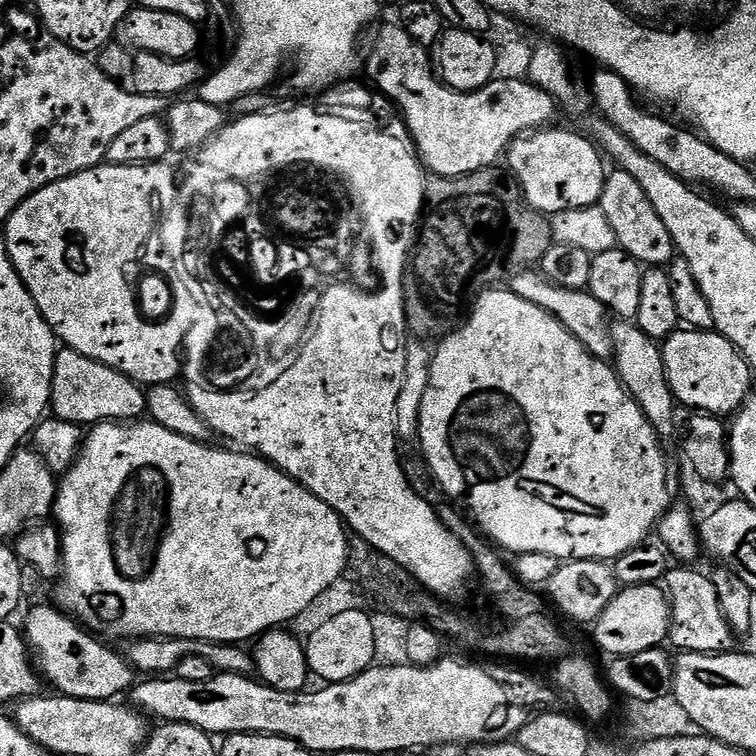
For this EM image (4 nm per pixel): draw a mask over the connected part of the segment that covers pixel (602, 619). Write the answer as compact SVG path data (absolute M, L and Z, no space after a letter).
M643 584L633 588L621 587L610 606L606 606L604 613L596 619L594 631L597 646L609 652L609 657L615 658L660 648L669 639L671 626L672 607L668 605L663 587Z

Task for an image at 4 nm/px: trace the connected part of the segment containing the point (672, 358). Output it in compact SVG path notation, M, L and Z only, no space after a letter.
M677 330L663 341L662 351L672 394L685 408L691 408L700 414L728 418L739 412L753 391L753 368L748 365L744 355L715 330Z

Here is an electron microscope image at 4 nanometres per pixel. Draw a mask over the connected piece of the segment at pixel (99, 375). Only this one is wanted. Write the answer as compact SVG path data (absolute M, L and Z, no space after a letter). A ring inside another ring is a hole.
M64 350L57 355L56 368L52 371L50 408L59 419L79 426L95 426L101 422L132 422L145 415L146 392L124 373L74 351Z

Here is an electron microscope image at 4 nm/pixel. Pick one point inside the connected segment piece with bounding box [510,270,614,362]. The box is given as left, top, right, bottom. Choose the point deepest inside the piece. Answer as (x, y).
(578, 310)

